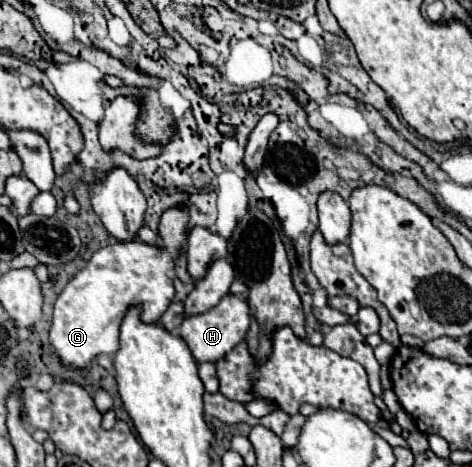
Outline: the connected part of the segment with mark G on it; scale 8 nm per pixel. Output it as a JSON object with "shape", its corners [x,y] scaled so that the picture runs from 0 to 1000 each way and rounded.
{"shape":[[[367,443],[345,456],[337,503],[341,503],[341,529],[324,529],[299,516],[269,516],[269,520],[244,520],[210,533],[197,542],[197,550],[184,559],[184,567],[138,610],[129,632],[117,645],[112,657],[112,696],[104,704],[104,734],[112,743],[117,764],[133,786],[146,790],[176,790],[189,794],[201,777],[210,756],[239,760],[248,752],[248,722],[252,722],[252,696],[265,679],[265,666],[273,657],[299,657],[299,687],[303,692],[333,692],[337,679],[350,670],[358,649],[367,645],[371,619],[367,602],[358,597],[358,580],[367,580],[367,559],[379,546],[379,529],[392,520],[392,482],[396,482],[400,456],[396,443]]]}

